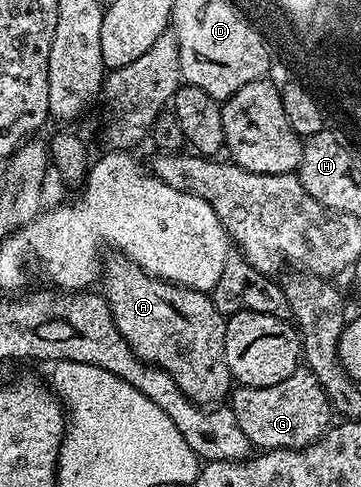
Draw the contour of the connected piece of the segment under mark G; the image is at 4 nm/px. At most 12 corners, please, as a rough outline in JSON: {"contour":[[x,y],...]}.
{"contour":[[305,365],[228,405],[255,448],[299,451],[332,423]]}

